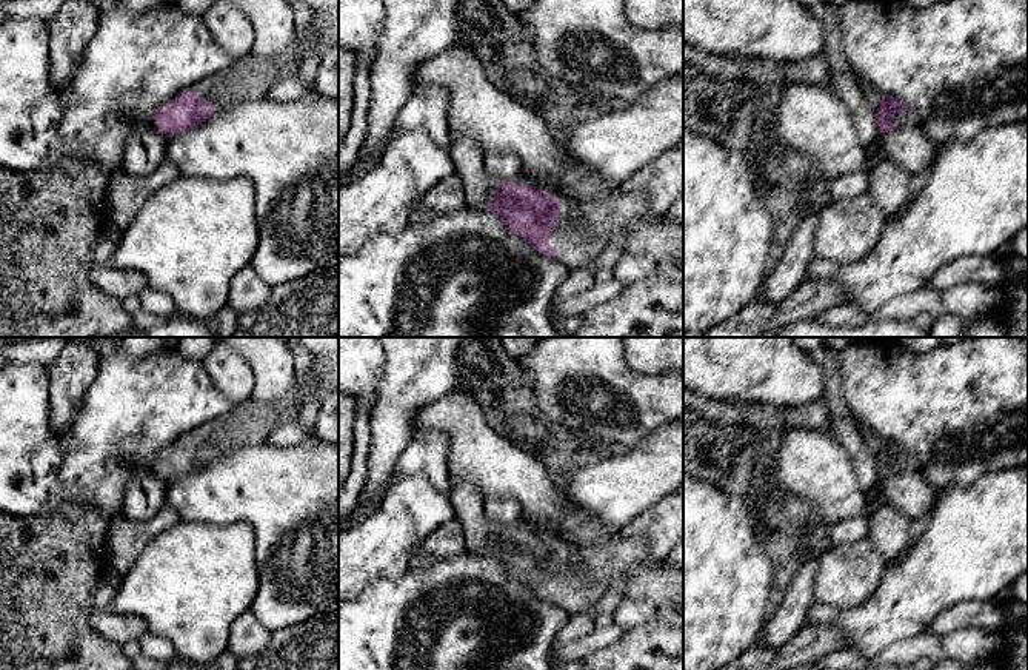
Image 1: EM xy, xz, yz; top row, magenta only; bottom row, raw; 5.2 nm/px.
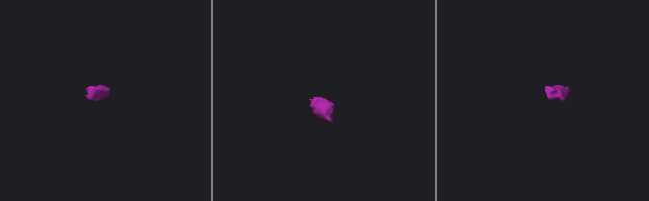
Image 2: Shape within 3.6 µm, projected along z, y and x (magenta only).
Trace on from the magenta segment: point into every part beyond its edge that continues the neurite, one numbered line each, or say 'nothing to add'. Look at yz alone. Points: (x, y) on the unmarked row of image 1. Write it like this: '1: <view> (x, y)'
1: yz (901, 464)

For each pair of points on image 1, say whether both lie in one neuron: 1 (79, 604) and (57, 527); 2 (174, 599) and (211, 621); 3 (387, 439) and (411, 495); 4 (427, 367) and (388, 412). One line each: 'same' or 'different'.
1: same
2: same
3: different
4: same

